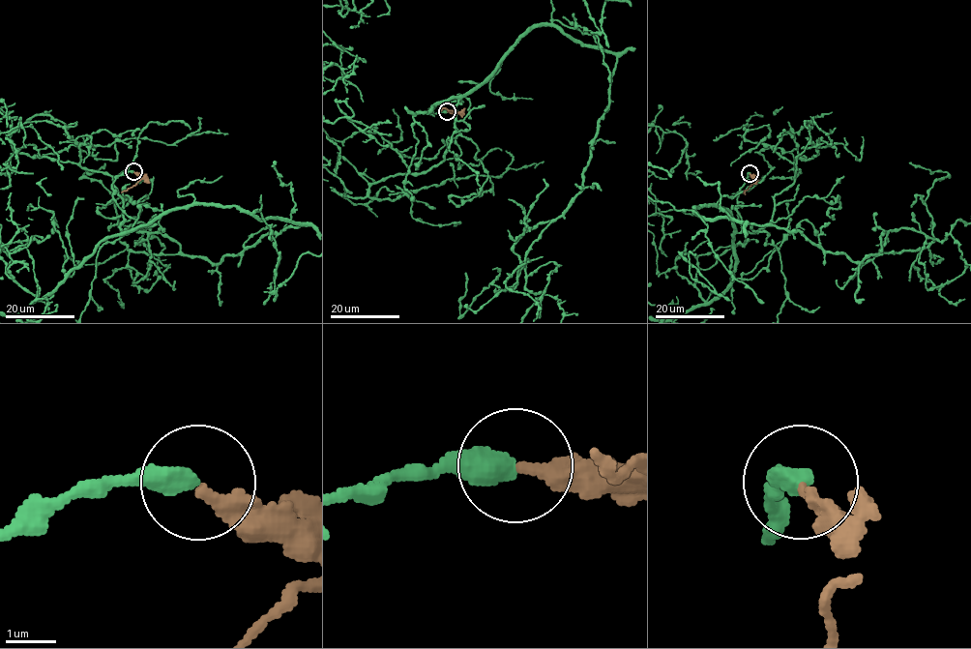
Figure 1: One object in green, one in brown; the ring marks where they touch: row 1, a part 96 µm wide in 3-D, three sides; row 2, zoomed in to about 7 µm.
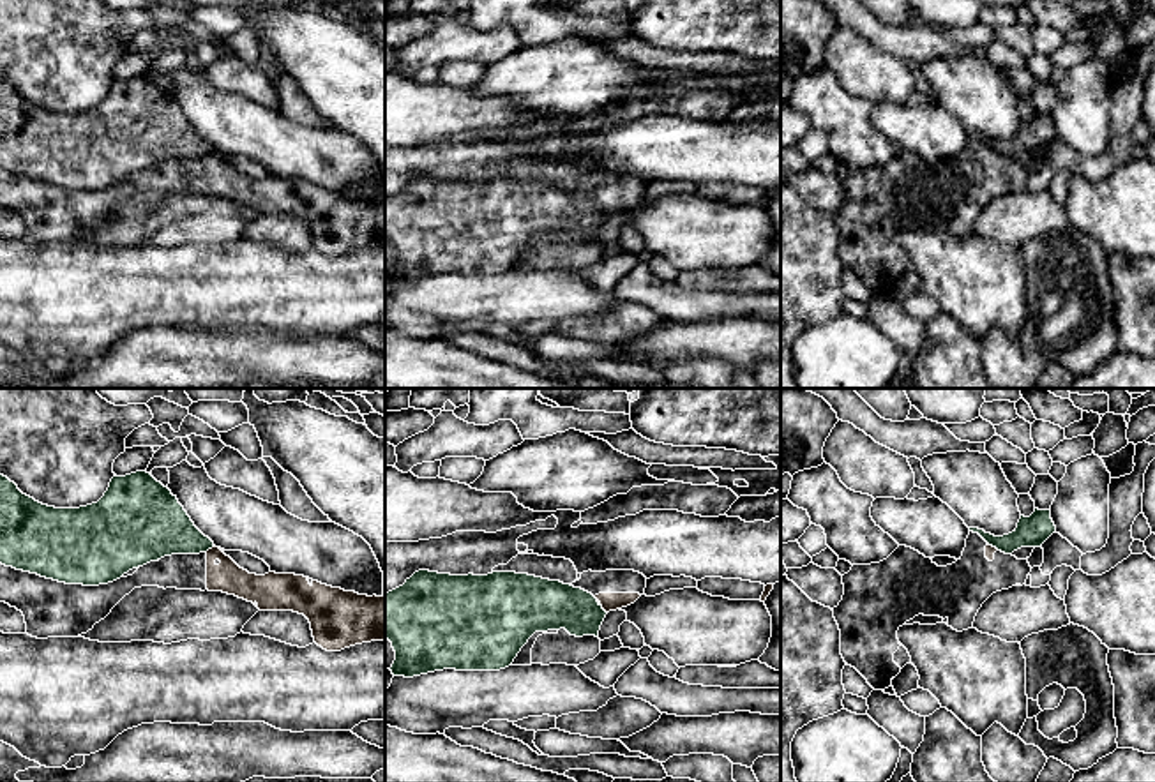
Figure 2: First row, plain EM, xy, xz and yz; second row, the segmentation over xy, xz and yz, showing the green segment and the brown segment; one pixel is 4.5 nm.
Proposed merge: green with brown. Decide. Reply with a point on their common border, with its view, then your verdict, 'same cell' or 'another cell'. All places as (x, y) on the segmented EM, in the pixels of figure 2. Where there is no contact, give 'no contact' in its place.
xy (209, 548) | another cell

